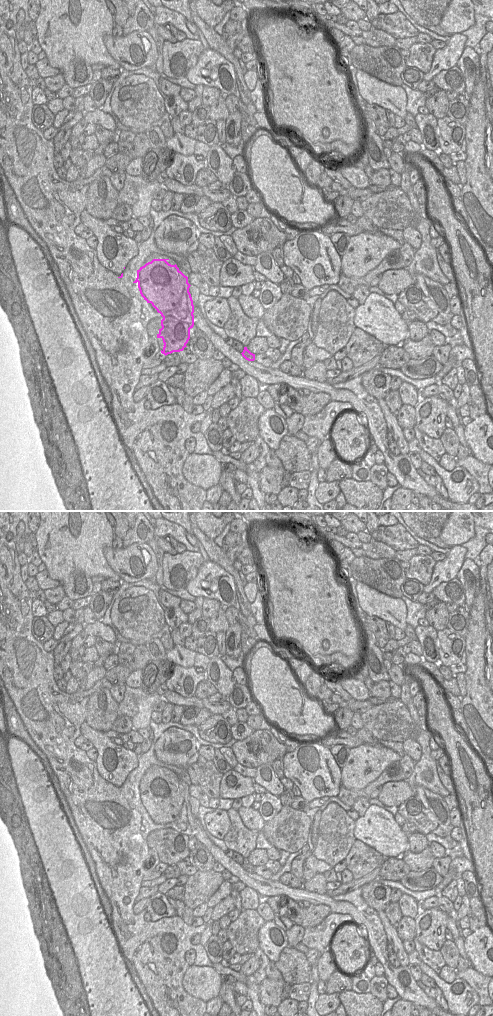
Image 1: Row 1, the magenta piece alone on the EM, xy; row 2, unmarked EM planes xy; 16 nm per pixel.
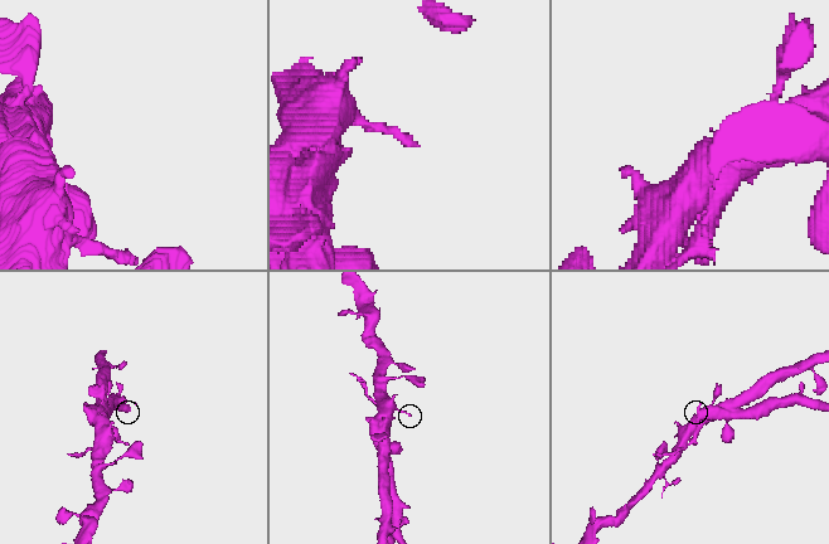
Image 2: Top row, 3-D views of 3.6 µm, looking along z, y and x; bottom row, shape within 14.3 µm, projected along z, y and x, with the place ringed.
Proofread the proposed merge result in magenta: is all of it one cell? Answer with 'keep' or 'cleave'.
cleave

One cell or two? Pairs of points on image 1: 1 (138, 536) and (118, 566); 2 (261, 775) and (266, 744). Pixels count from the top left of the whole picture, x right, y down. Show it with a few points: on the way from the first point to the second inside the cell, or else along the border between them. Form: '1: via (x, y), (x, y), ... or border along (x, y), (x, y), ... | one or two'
1: border along (141, 545), (146, 545), (149, 548) | two
2: border along (271, 765), (259, 765), (256, 768) | two

